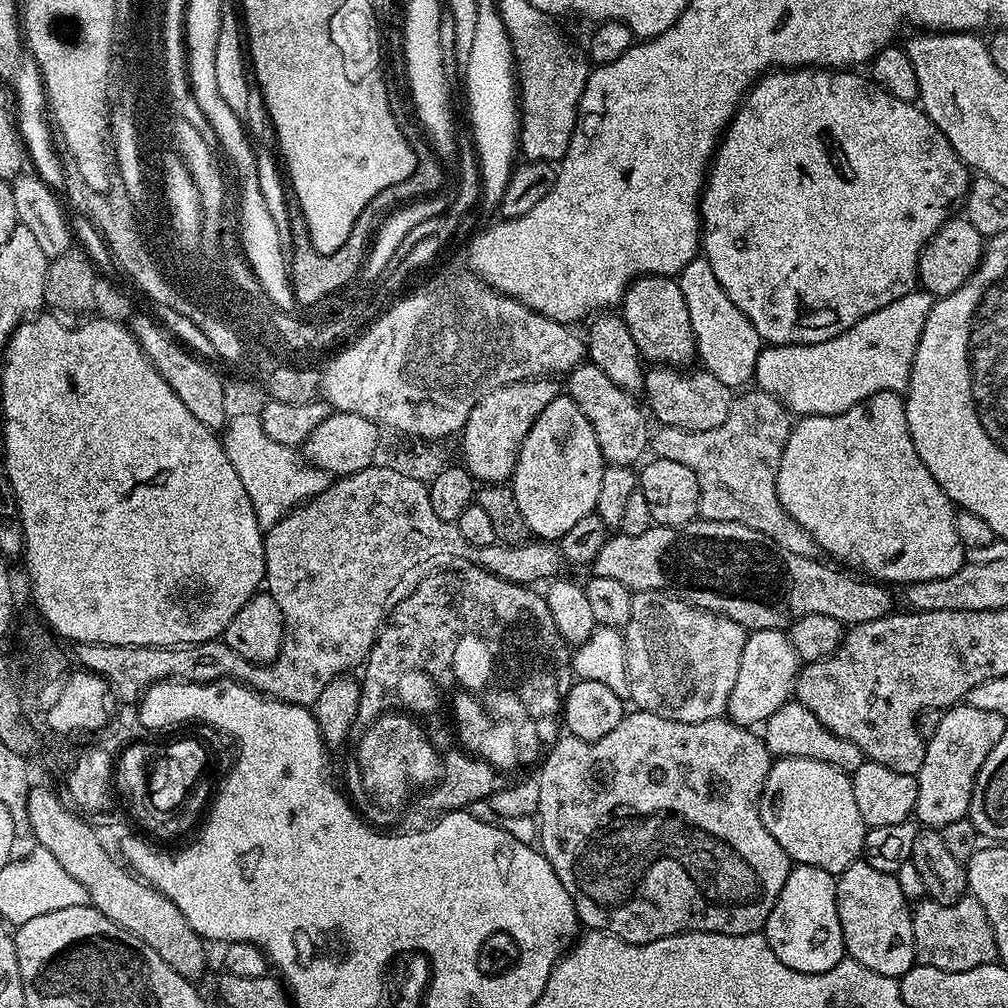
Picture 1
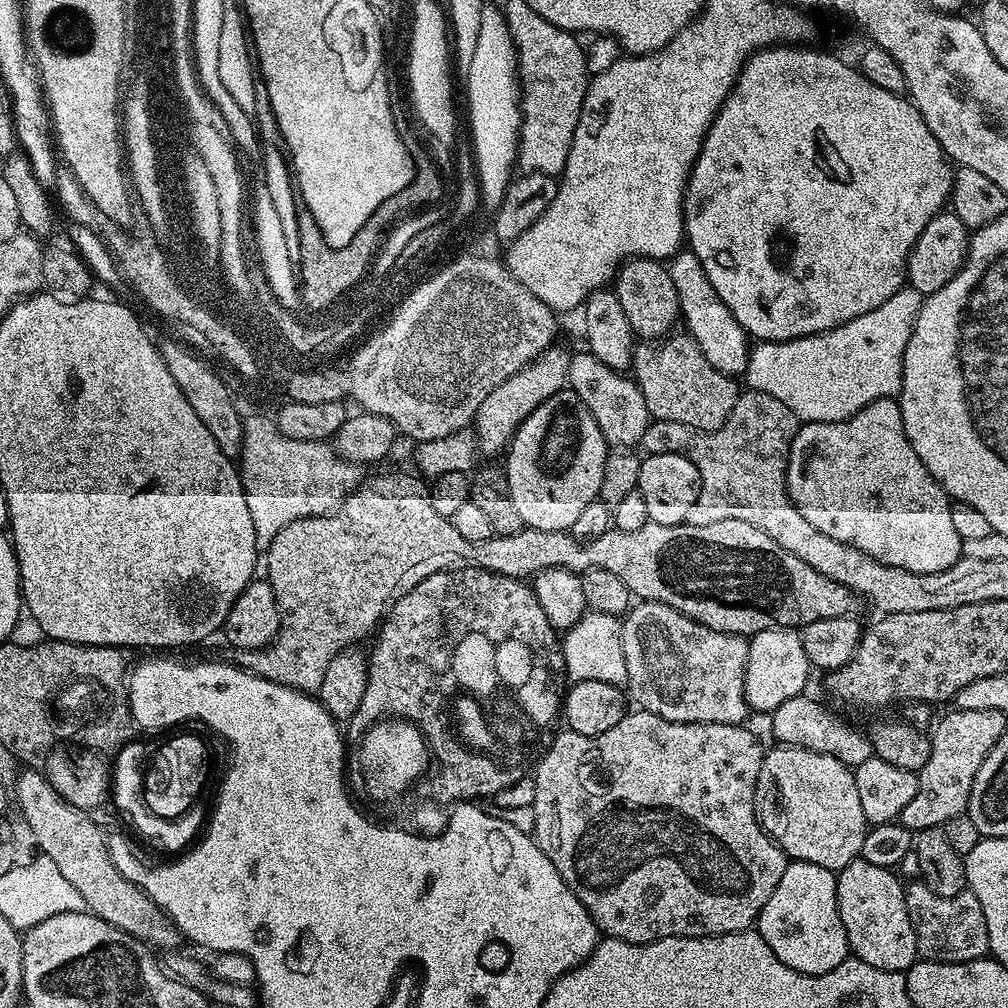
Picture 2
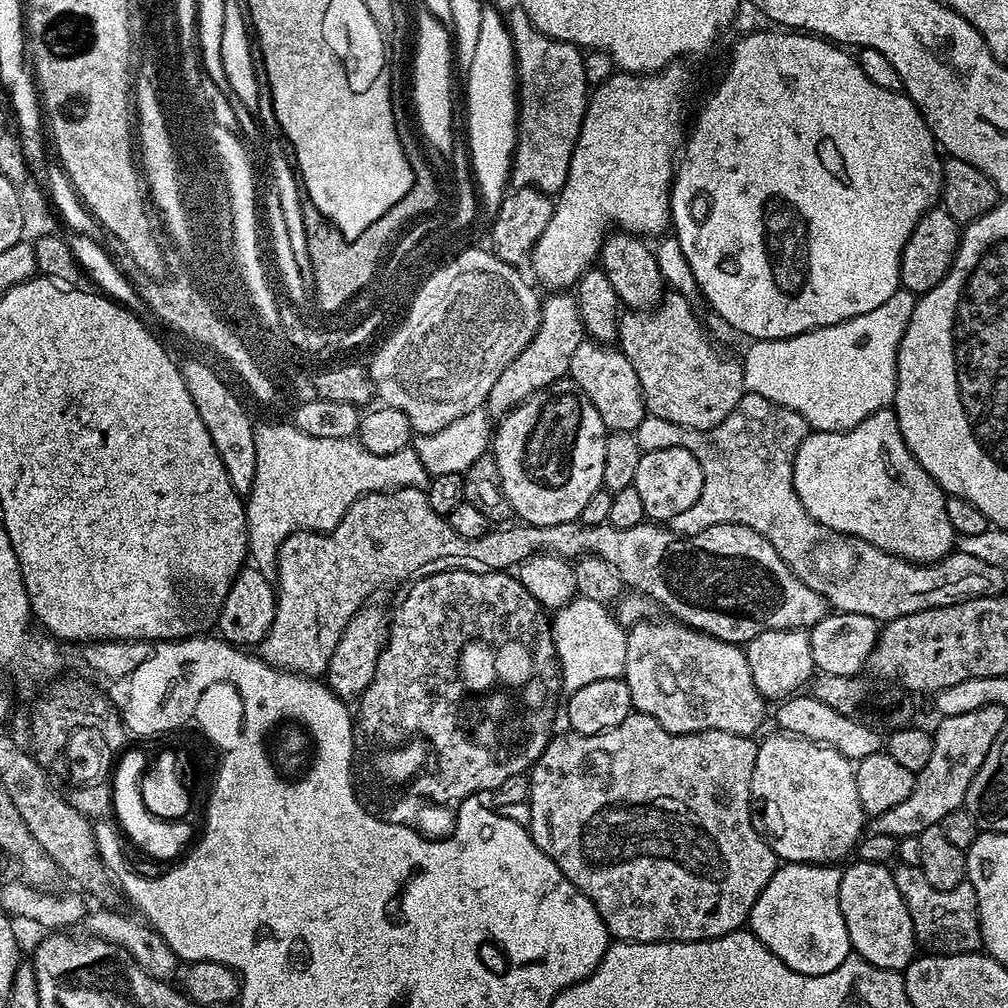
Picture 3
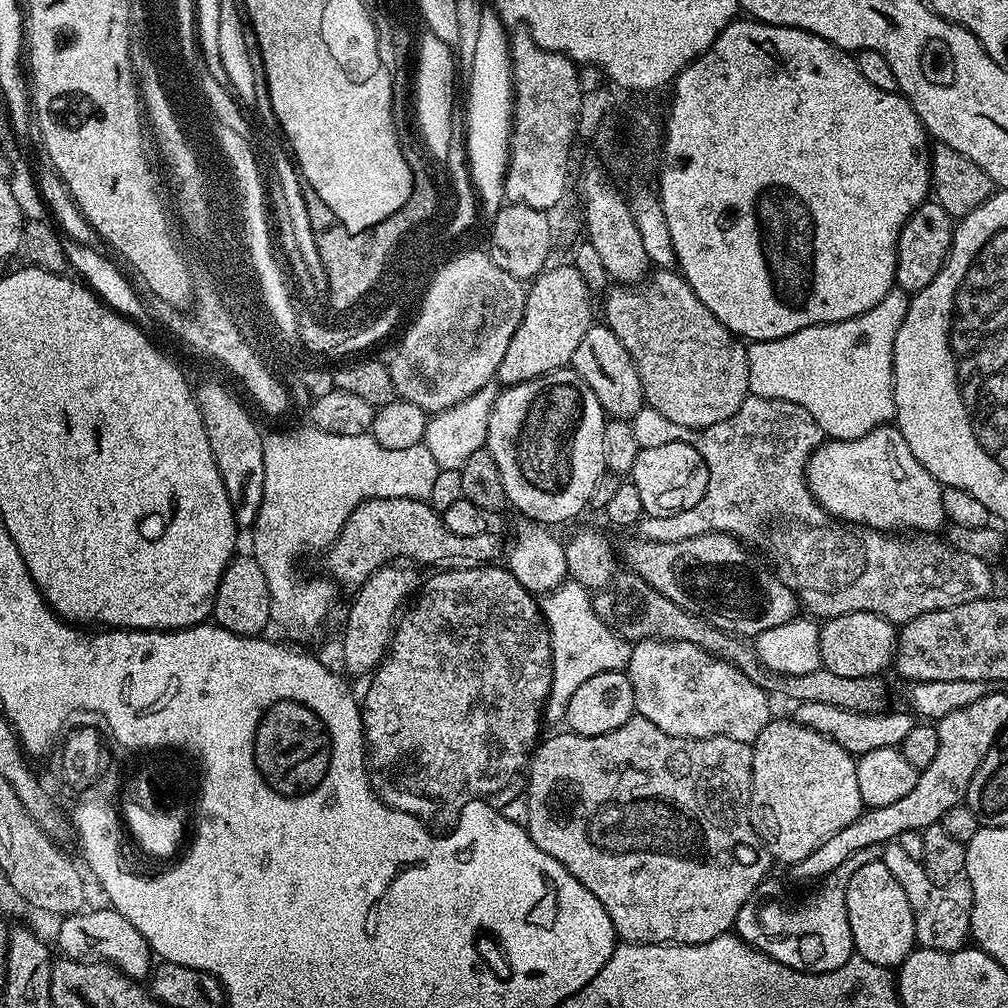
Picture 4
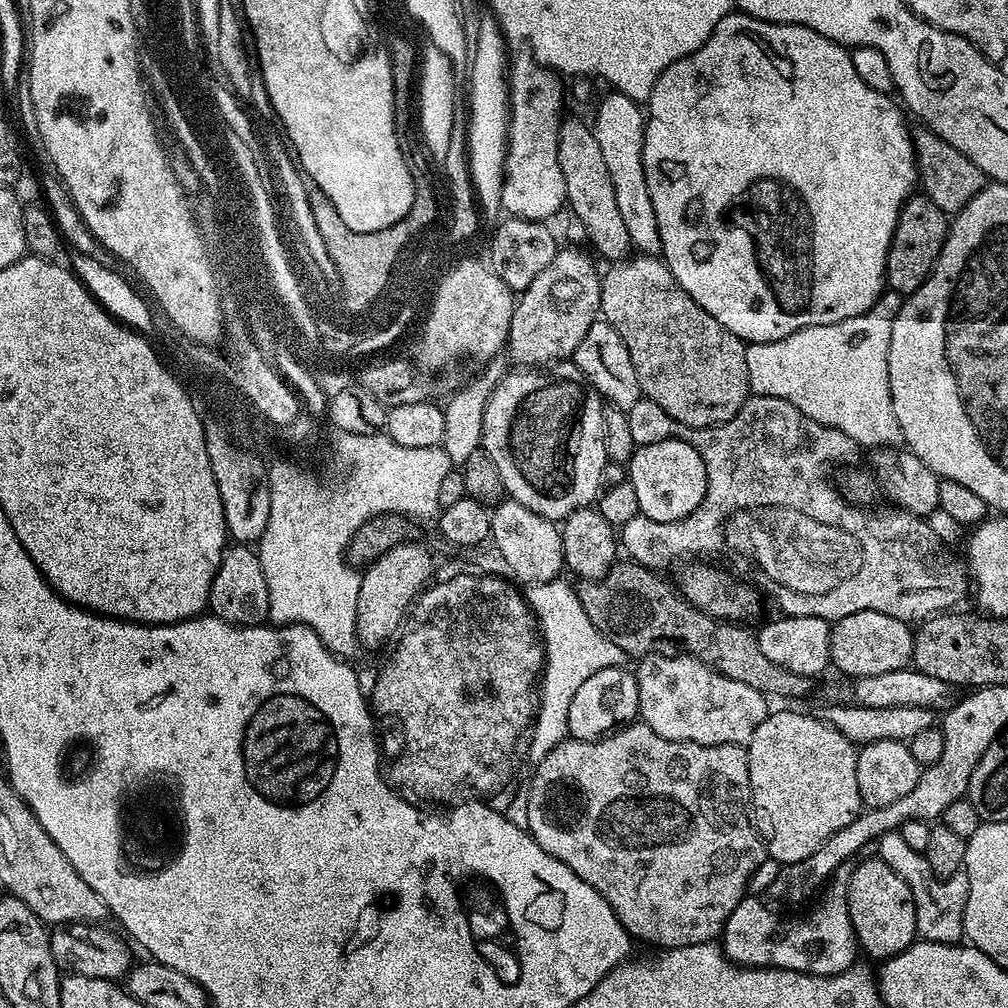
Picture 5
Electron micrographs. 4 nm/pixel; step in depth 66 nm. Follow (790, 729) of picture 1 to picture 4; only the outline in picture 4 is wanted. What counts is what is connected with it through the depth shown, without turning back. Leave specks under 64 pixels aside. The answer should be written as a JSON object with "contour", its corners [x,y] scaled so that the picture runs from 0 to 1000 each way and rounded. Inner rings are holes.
{"contour":[[[800,696],[790,698],[788,713],[790,717],[831,736],[847,752],[863,748],[863,744],[876,742],[893,742],[898,732],[907,721],[907,710],[904,705],[885,706],[878,704],[870,708],[851,707],[847,704],[835,704],[831,700],[823,700],[820,696]]]}

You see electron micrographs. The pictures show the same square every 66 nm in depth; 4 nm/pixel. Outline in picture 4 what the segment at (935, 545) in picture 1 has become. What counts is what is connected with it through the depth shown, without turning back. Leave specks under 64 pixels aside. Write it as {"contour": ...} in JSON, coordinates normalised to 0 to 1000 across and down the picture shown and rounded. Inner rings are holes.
{"contour":[[[870,427],[850,437],[826,437],[809,444],[802,455],[802,485],[806,493],[825,511],[842,521],[856,520],[878,530],[900,526],[905,530],[929,530],[938,523],[935,506],[937,484],[903,450],[892,427],[876,433]]]}

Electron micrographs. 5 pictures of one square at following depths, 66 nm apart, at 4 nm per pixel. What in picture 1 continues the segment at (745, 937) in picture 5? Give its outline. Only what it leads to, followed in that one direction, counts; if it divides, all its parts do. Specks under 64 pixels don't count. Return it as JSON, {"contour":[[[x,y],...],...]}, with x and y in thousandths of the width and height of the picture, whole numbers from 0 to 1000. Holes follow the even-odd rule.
{"contour":[[[787,860],[780,871],[780,879],[776,879],[776,887],[772,887],[772,895],[768,895],[768,903],[764,903],[764,911],[760,911],[756,928],[776,955],[793,964],[818,964],[838,951],[835,915],[831,915],[829,898],[829,869],[811,861]]]}

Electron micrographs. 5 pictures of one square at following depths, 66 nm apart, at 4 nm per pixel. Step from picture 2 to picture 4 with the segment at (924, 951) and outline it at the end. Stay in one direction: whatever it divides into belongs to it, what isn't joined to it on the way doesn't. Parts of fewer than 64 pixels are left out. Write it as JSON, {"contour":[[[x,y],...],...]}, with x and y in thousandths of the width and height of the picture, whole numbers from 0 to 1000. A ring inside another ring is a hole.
{"contour":[[[892,835],[876,838],[875,852],[879,863],[887,867],[891,879],[899,886],[903,895],[903,903],[907,907],[907,923],[909,936],[914,940],[931,942],[932,944],[948,944],[961,936],[964,920],[964,880],[959,871],[943,873],[941,877],[929,877],[919,867],[914,854],[903,851],[895,844]]]}

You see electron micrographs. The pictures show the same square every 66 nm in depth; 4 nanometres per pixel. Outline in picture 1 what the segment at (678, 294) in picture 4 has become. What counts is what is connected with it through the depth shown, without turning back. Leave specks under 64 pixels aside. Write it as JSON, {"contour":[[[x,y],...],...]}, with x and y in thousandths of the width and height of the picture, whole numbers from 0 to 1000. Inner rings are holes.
{"contour":[[[662,363],[644,364],[639,370],[639,383],[637,386],[637,393],[641,398],[642,408],[648,414],[651,412],[655,416],[654,420],[656,422],[664,421],[665,423],[673,423],[674,425],[688,427],[689,429],[710,425],[718,418],[720,411],[724,407],[728,396],[727,386],[717,382],[716,379],[712,379],[712,375],[708,375],[708,371],[704,369],[699,367],[692,367],[692,369],[683,368],[687,367],[676,367]]]}

